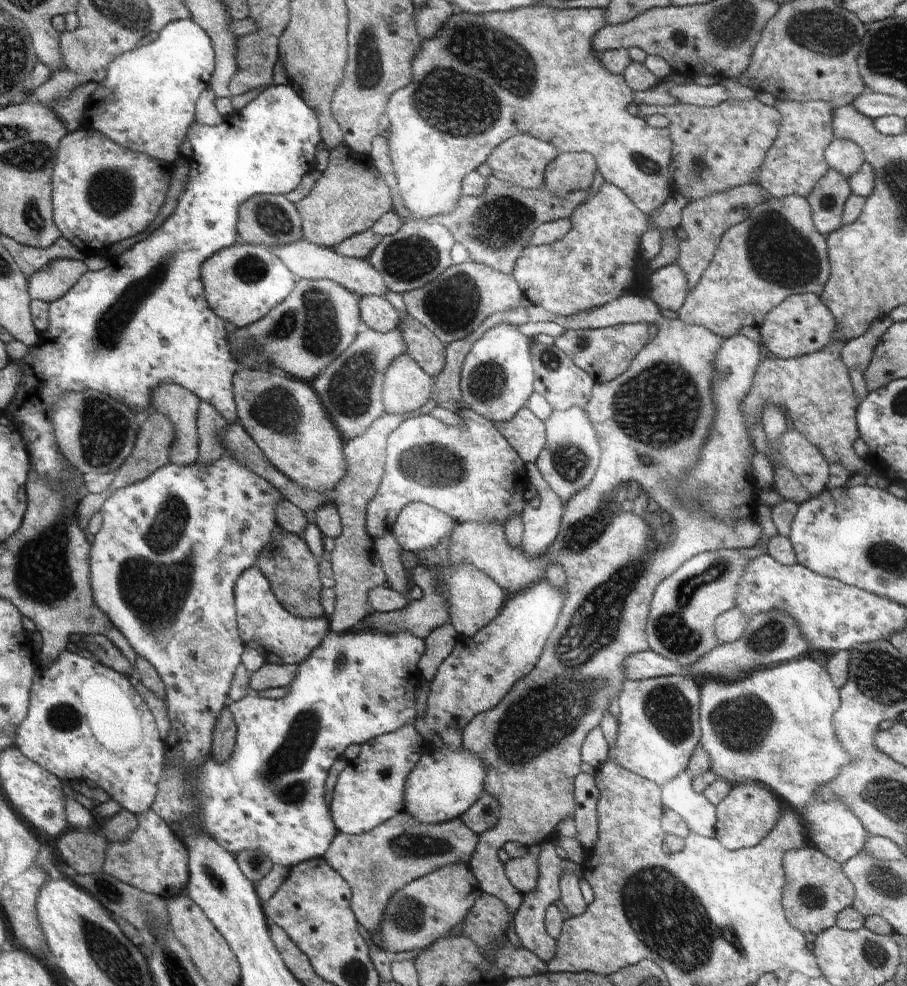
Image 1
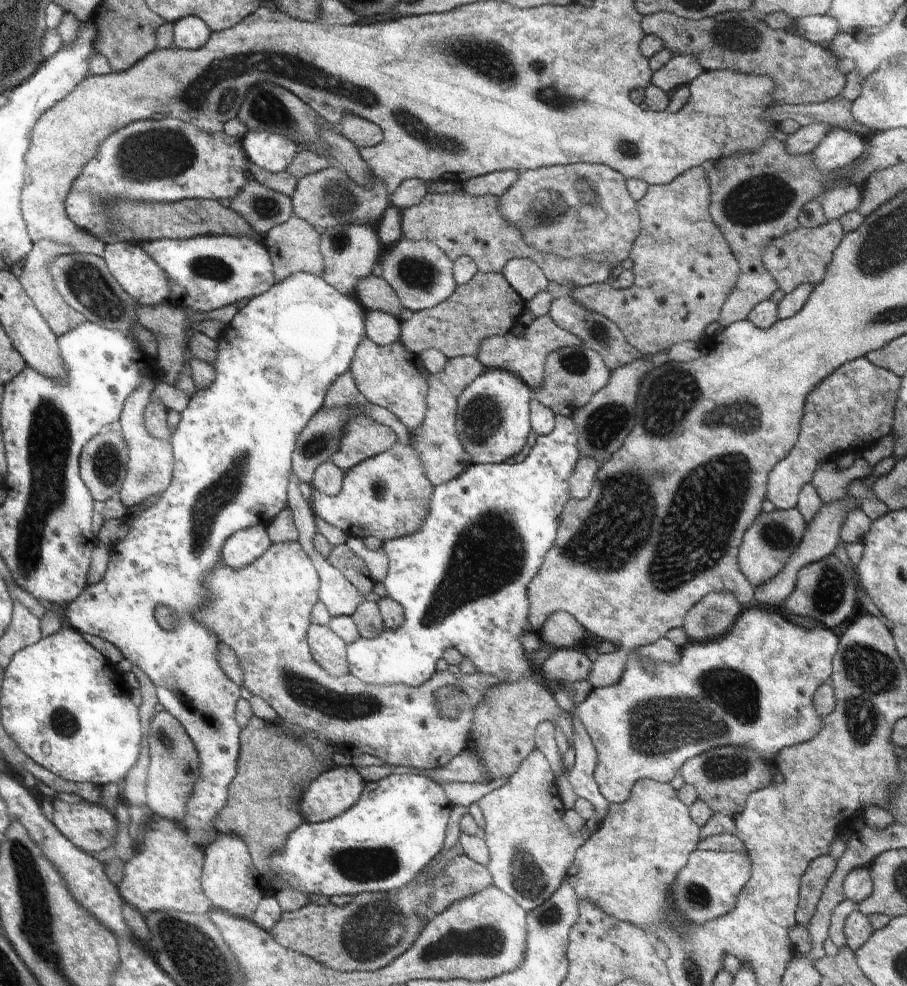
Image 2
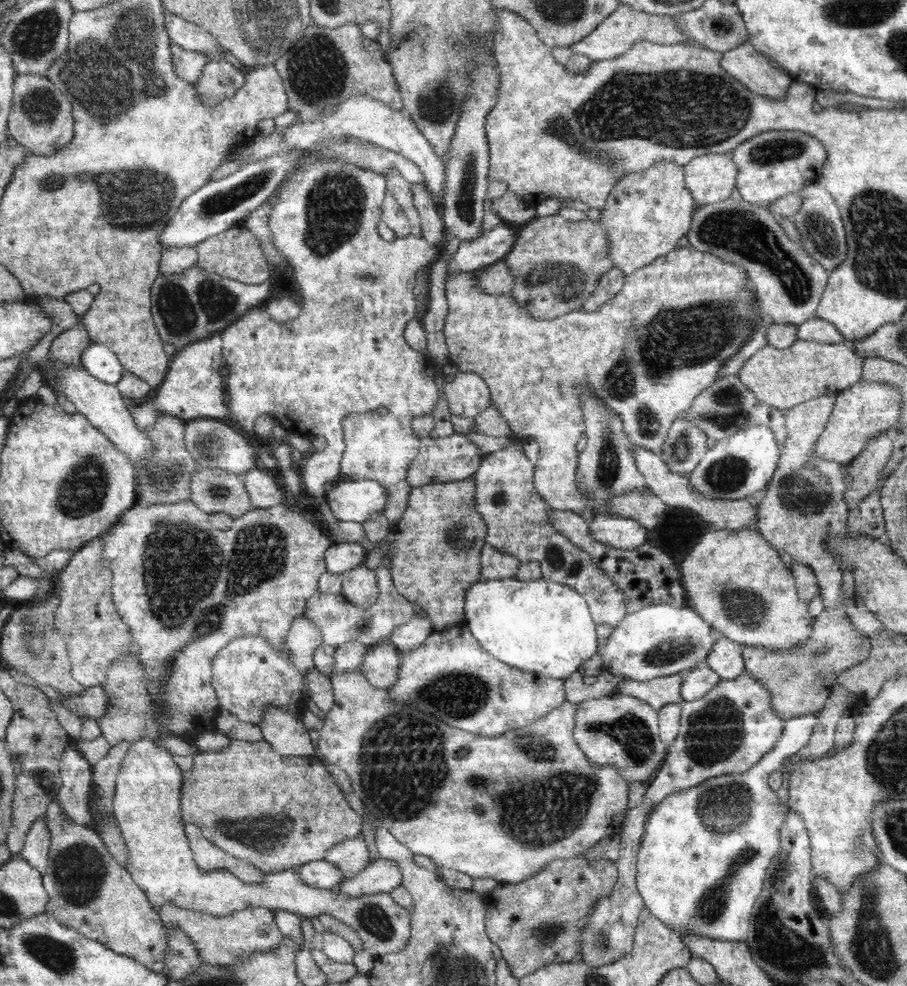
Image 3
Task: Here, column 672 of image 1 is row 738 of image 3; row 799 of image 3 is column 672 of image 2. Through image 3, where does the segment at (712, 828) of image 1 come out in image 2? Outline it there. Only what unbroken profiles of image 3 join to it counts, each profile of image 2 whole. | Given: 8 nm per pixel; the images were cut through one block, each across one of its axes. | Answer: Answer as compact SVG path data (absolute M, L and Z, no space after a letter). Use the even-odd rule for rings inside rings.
M747 606L734 620L732 628L715 640L706 640L706 642L687 642L685 646L680 647L680 662L678 664L668 664L660 662L652 670L642 668L642 662L638 660L635 650L628 654L624 674L614 686L604 686L602 688L593 688L592 692L586 696L586 700L580 703L580 708L576 710L578 720L586 728L588 736L592 739L594 748L598 753L598 764L594 772L594 780L600 789L600 794L609 802L609 804L622 804L630 798L632 787L637 780L650 779L656 782L669 783L680 767L691 758L709 752L712 748L720 746L738 746L738 748L754 748L756 754L775 767L774 758L782 748L792 745L808 742L812 740L824 726L824 717L820 716L812 704L816 690L831 680L833 671L832 659L838 652L839 637L835 630L826 628L818 624L814 629L807 629L793 624L786 619L785 614L780 610L774 610L772 607L767 609L757 608L757 606Z

